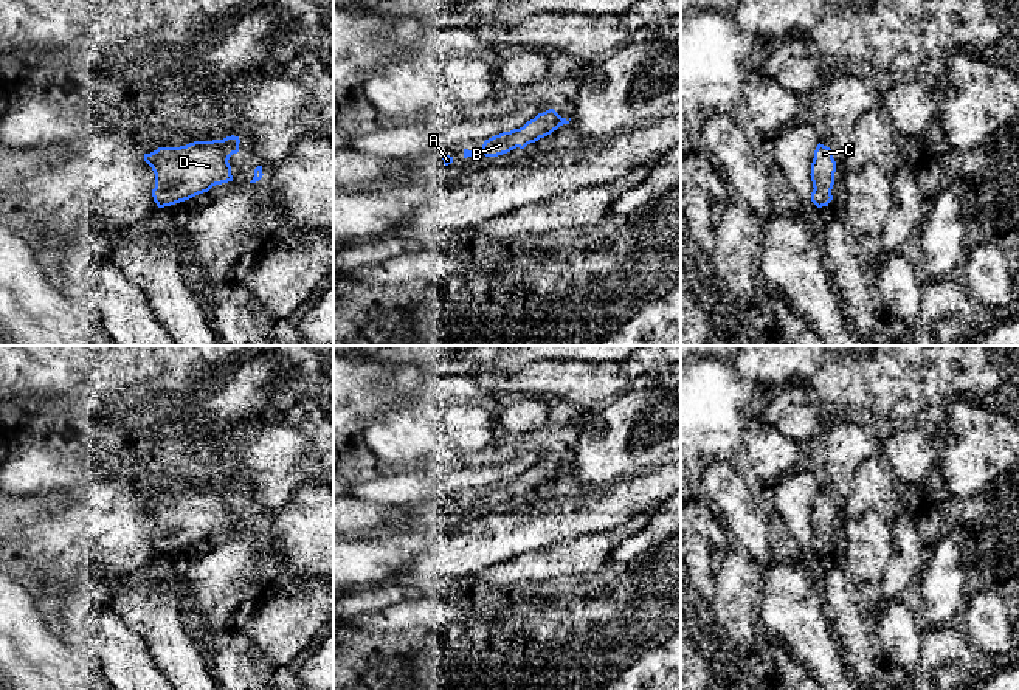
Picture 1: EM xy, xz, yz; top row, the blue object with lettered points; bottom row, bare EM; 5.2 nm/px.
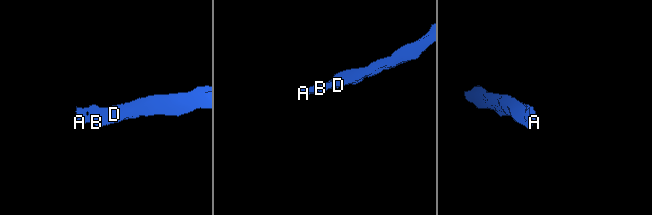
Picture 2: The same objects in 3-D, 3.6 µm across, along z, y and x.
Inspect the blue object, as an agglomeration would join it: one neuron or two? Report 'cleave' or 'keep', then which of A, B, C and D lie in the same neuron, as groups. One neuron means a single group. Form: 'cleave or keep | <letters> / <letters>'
keep | A B C D

